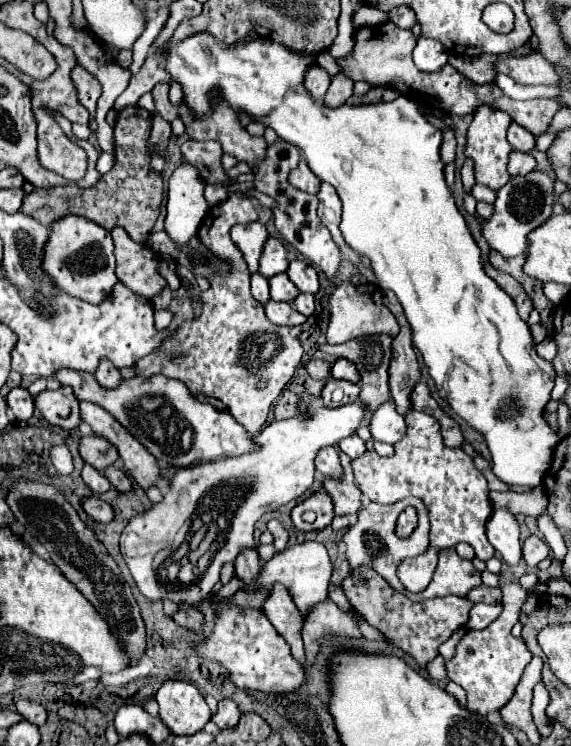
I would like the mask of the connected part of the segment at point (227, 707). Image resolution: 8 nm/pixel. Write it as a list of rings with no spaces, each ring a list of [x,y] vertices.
[[[222,699],[218,701],[218,711],[212,715],[212,721],[220,727],[220,729],[230,729],[236,727],[240,719],[240,711],[236,707],[236,703],[232,699]]]

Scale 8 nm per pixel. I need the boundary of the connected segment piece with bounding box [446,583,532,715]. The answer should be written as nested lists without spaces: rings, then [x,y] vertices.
[[[510,583],[502,587],[502,613],[496,621],[492,621],[482,631],[468,631],[460,643],[456,645],[456,653],[452,659],[446,661],[448,679],[458,683],[468,697],[468,711],[474,711],[478,715],[488,715],[492,711],[500,711],[514,695],[514,687],[518,685],[524,667],[530,663],[532,653],[528,651],[524,639],[518,639],[510,633],[510,629],[518,623],[518,615],[522,611],[522,605],[528,599],[528,593],[518,585]]]

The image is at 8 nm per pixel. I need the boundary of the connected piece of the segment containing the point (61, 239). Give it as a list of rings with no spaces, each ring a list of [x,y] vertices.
[[[64,215],[50,225],[50,235],[44,245],[42,269],[62,293],[78,297],[88,303],[104,301],[104,295],[118,283],[114,273],[114,243],[110,231],[80,215]]]

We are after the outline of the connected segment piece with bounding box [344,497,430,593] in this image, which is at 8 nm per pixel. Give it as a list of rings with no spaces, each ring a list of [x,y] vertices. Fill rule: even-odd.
[[[402,499],[400,503],[394,503],[392,507],[384,507],[384,505],[376,505],[370,503],[366,509],[362,509],[358,513],[358,523],[354,527],[348,529],[348,533],[344,535],[344,543],[348,545],[348,561],[352,567],[358,565],[372,565],[376,567],[376,571],[380,571],[380,575],[384,575],[384,579],[388,579],[388,583],[392,583],[392,587],[396,587],[398,591],[406,593],[406,587],[400,583],[398,579],[398,565],[400,561],[404,561],[406,557],[416,557],[420,553],[424,553],[428,549],[428,509],[424,509],[424,503],[420,503],[420,499]],[[406,507],[414,507],[418,513],[418,525],[414,529],[414,533],[406,539],[398,537],[394,533],[396,529],[396,519],[398,515],[406,509]]]

